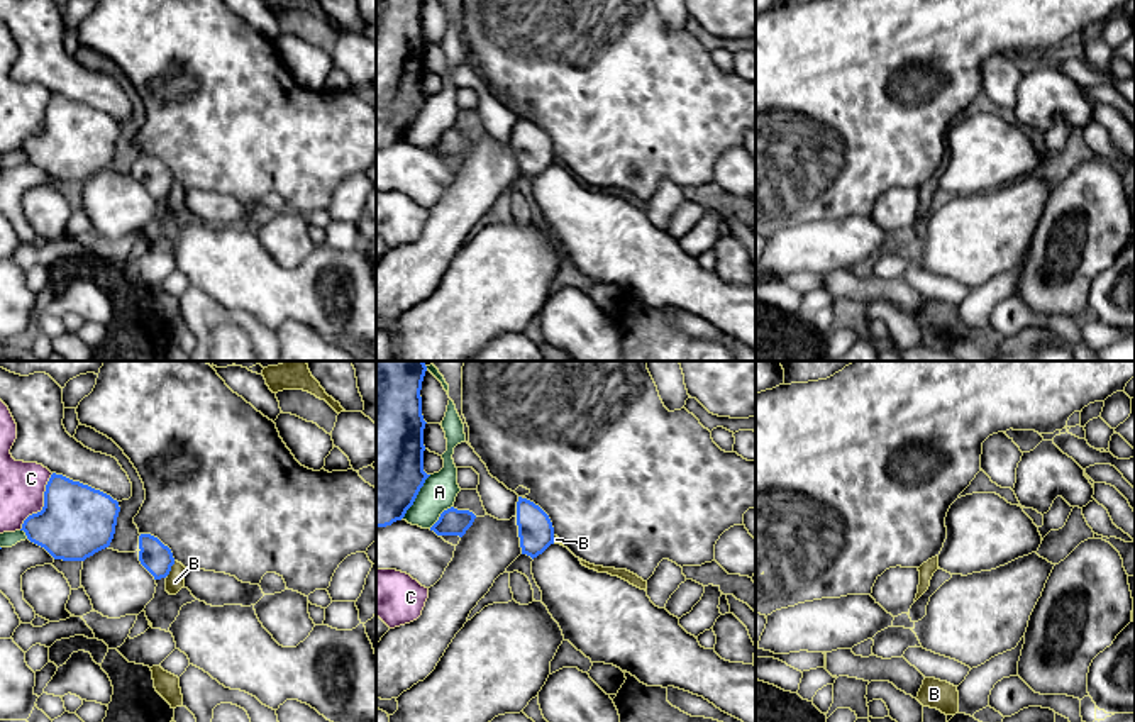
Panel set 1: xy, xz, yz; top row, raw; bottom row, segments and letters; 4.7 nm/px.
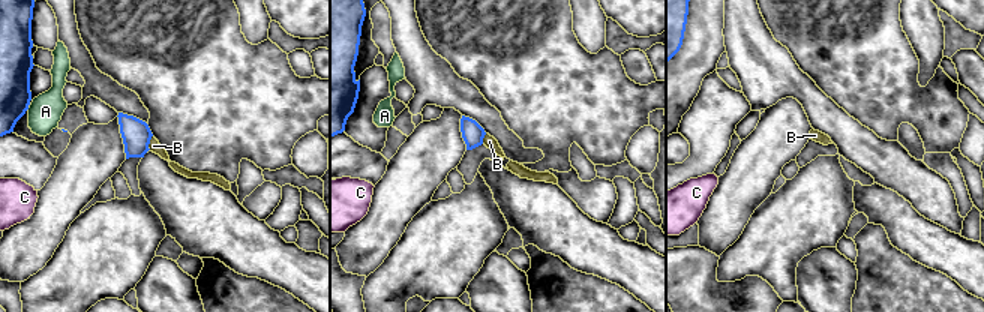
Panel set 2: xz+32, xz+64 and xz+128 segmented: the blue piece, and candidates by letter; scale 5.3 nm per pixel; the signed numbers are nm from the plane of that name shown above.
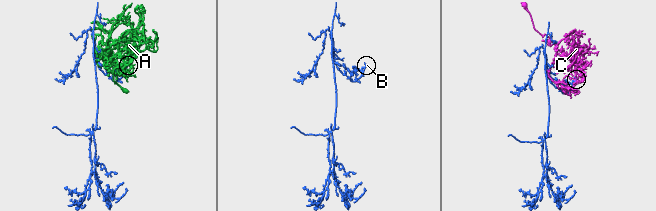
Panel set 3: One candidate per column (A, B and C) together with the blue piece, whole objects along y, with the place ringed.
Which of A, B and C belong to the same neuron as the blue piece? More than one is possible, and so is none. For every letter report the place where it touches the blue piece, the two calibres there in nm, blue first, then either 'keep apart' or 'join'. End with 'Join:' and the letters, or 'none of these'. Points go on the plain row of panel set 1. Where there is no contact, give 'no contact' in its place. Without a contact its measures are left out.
A: meets blue in xz at (415, 117); 440 nm thick on the blue side, 170 nm on the other; keep apart
B: meets blue in xy at (170, 188); 150 nm thick on the blue side, 90 nm on the other; keep apart
C: meets blue in xy at (44, 124); 360 nm thick on the blue side, 220 nm on the other; keep apart
Join: none of these

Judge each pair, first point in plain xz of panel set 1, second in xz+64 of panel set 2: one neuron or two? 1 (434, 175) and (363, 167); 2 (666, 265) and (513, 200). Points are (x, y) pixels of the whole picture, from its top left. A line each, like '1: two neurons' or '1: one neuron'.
1: one neuron
2: one neuron

